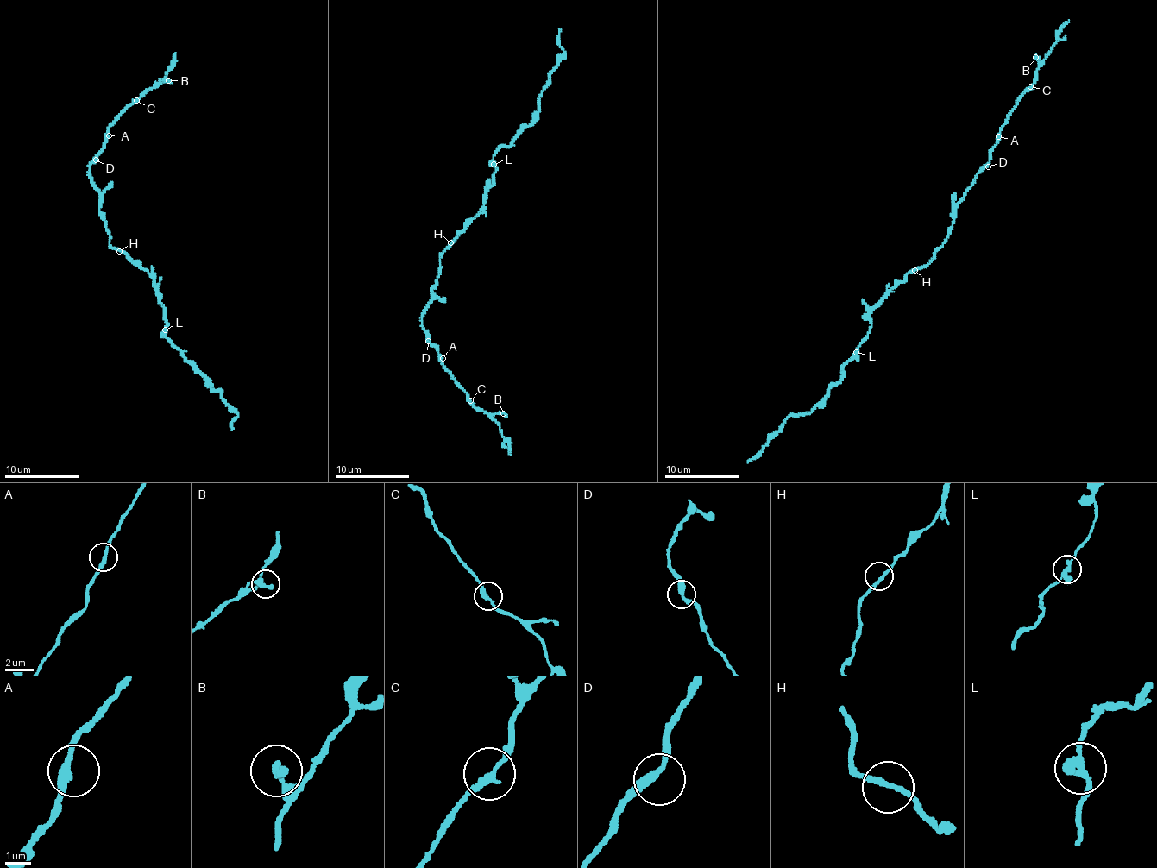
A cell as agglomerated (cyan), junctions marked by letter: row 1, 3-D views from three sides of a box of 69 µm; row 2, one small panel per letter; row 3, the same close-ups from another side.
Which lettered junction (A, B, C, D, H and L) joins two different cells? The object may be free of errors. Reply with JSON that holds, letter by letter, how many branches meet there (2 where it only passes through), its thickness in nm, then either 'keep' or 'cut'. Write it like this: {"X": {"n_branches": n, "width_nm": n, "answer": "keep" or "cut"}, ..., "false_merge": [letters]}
{"A": {"n_branches": 2, "width_nm": 280, "answer": "keep"}, "B": {"n_branches": 1, "width_nm": 340, "answer": "keep"}, "C": {"n_branches": 2, "width_nm": 280, "answer": "keep"}, "D": {"n_branches": 2, "width_nm": 300, "answer": "keep"}, "H": {"n_branches": 2, "width_nm": 190, "answer": "keep"}, "L": {"n_branches": 2, "width_nm": 320, "answer": "keep"}, "false_merge": []}

